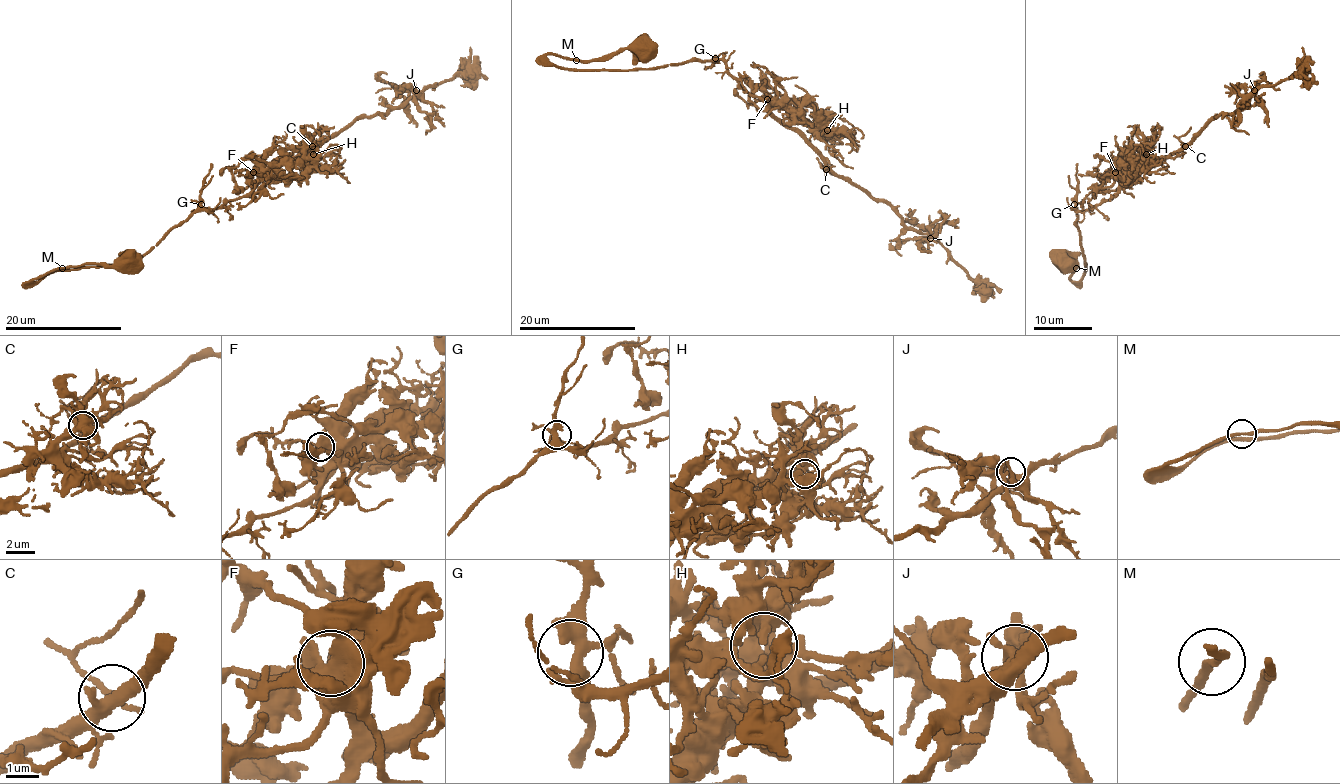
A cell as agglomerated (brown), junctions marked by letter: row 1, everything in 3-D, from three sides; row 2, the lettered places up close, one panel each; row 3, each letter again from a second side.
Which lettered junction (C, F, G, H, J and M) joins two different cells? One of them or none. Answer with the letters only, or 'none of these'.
none of these

